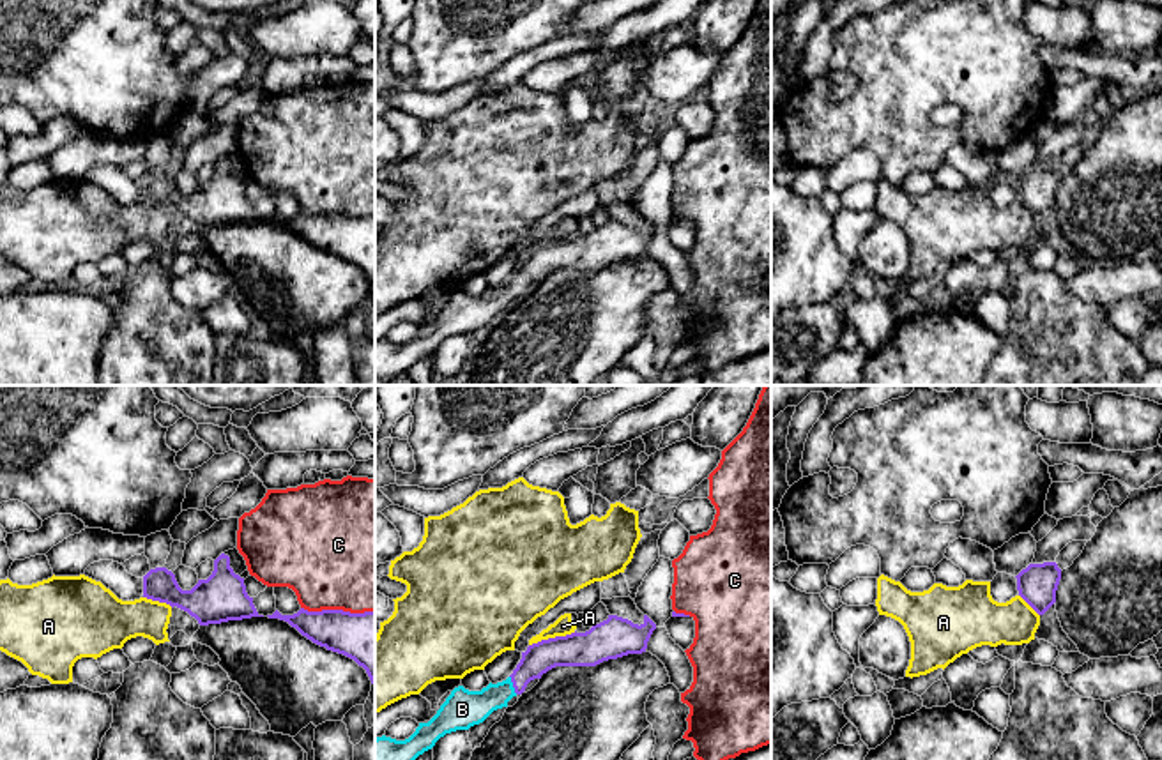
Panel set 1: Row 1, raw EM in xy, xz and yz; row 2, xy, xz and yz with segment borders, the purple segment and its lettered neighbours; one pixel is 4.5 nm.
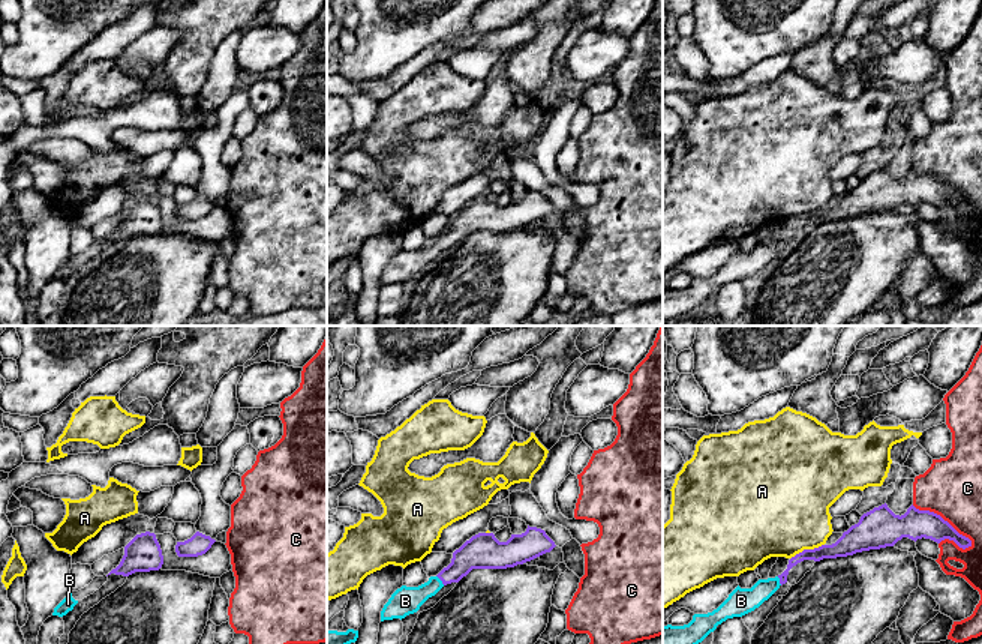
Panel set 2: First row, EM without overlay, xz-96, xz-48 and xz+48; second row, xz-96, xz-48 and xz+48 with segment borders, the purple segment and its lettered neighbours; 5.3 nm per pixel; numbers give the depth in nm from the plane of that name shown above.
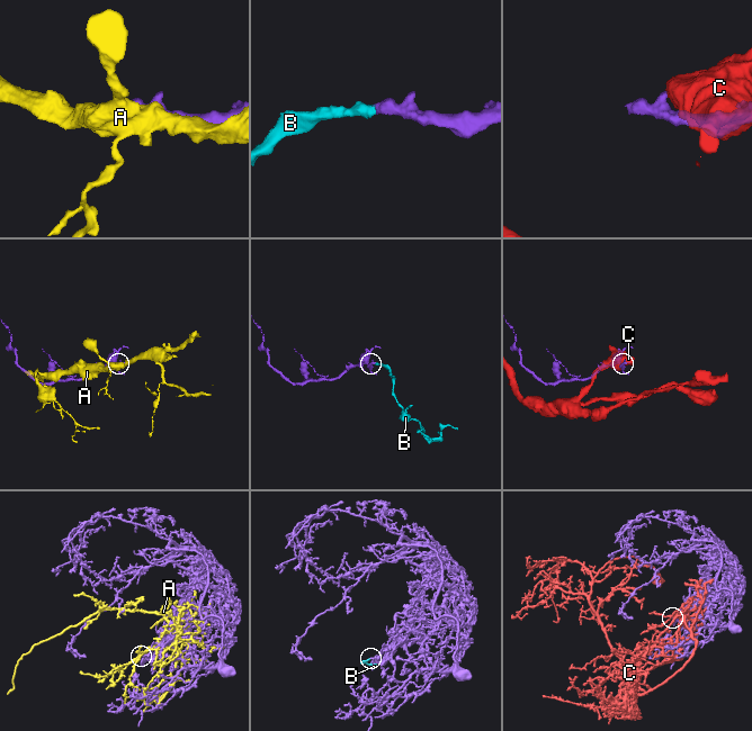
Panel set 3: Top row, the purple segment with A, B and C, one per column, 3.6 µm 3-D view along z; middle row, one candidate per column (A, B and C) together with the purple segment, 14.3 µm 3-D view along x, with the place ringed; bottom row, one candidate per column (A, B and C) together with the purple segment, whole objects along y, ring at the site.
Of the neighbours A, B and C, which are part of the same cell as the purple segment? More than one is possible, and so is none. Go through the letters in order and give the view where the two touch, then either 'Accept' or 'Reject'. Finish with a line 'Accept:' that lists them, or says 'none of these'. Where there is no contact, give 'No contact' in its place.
A: Touches purple in xz. Reject
B: Touches purple in xz. Accept
C: Touches purple in xy. Reject
Accept: B

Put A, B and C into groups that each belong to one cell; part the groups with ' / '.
A / B / C

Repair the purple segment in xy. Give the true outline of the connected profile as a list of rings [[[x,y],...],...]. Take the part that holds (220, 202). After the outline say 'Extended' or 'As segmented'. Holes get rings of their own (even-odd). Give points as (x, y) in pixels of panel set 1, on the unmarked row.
[[[221,157],[207,184],[198,184],[191,194],[182,194],[166,171],[150,173],[143,180],[143,201],[187,216],[200,230],[264,221],[248,200],[244,182],[230,171],[230,161]]]. As segmented

